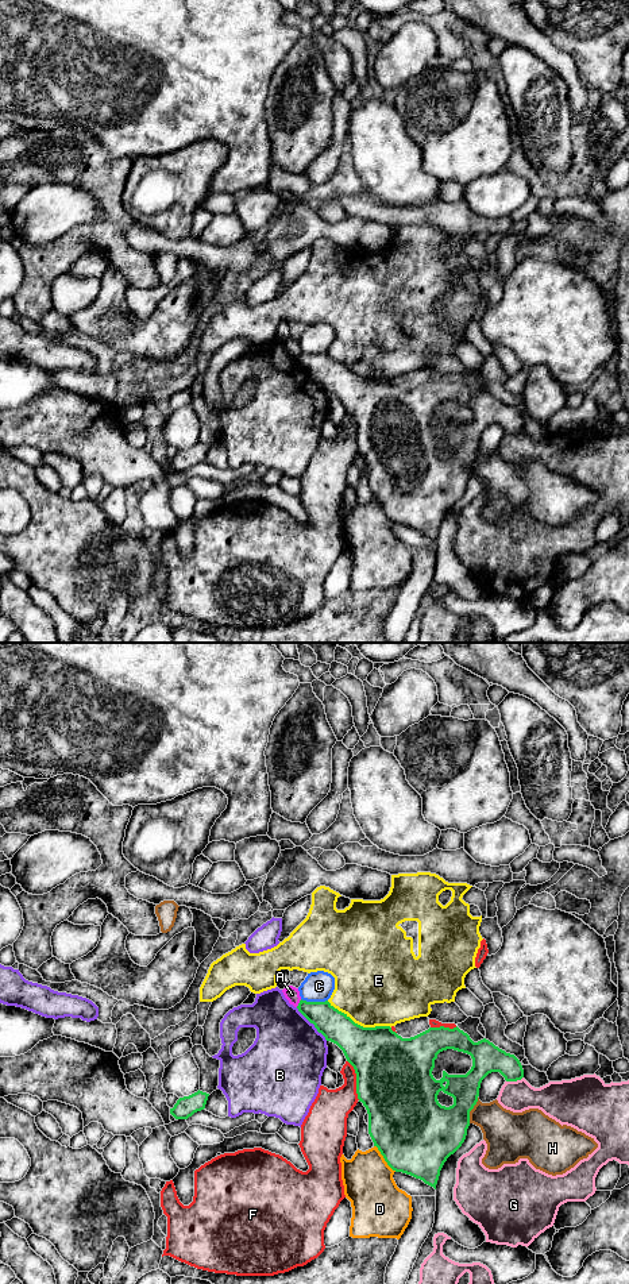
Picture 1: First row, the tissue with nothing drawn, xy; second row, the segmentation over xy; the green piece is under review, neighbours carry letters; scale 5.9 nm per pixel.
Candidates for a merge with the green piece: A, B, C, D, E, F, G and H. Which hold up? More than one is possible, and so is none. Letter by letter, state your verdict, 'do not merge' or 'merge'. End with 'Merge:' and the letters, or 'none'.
A: do not merge
B: do not merge
C: do not merge
D: do not merge
E: do not merge
F: do not merge
G: do not merge
H: do not merge
Merge: none

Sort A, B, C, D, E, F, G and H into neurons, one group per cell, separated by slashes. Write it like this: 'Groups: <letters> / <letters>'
Groups: A / B / C / D / E / F / G / H

